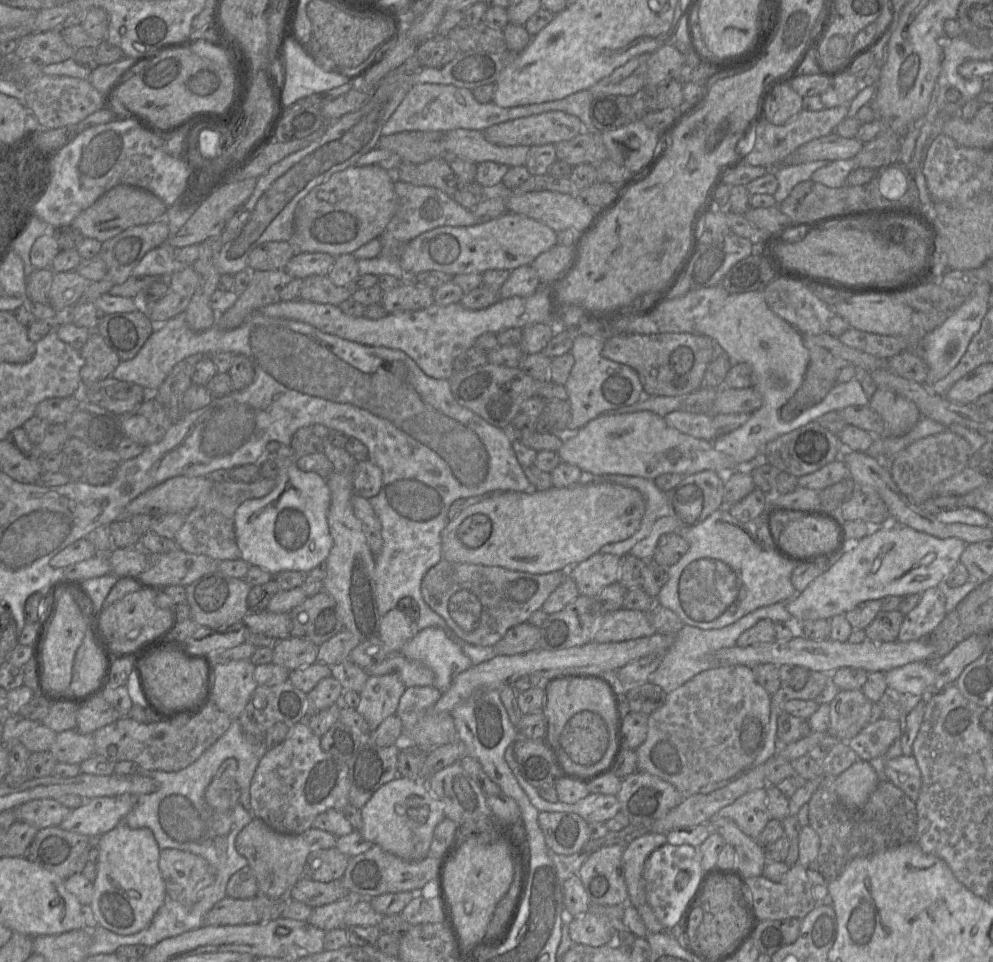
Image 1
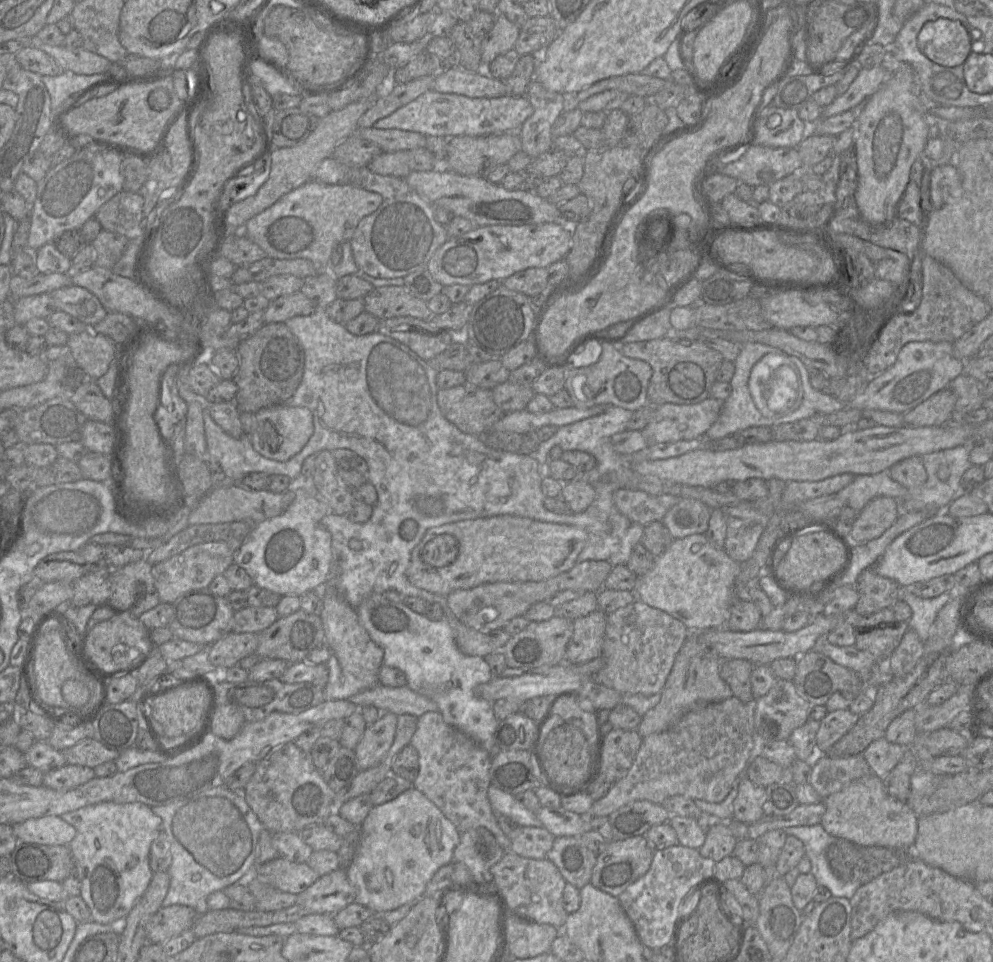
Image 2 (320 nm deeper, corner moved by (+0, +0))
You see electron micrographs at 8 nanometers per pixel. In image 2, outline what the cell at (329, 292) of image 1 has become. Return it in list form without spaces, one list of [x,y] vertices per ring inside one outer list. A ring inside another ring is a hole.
[[[298,291],[269,302],[264,312],[264,323],[285,322],[295,316],[310,315],[315,310],[317,310],[316,303]]]

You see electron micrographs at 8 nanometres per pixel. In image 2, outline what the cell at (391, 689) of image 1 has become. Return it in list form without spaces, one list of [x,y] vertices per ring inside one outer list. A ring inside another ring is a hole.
[[[384,712],[379,719],[367,726],[354,749],[358,771],[377,766],[386,756],[393,744],[397,725],[397,716]]]

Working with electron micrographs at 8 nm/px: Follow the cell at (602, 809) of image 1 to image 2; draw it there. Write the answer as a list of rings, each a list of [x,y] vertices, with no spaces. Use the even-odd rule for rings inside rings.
[[[540,807],[534,812],[546,830],[554,837],[578,836],[589,831],[589,820],[581,815],[558,808]]]

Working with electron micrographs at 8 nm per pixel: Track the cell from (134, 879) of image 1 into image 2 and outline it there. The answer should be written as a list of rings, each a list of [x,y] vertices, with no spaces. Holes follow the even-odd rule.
[[[101,802],[64,813],[60,817],[76,829],[76,836],[68,844],[68,848],[76,862],[76,878],[81,882],[80,896],[90,910],[91,919],[100,924],[120,923],[151,882],[153,872],[149,864],[150,848],[162,832],[161,818],[153,813],[151,807],[141,802]]]

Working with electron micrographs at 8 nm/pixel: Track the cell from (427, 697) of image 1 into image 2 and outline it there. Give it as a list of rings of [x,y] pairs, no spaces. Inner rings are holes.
[[[426,712],[418,717],[417,729],[410,745],[417,750],[419,756],[419,772],[412,782],[412,787],[432,801],[460,833],[480,827],[486,828],[505,851],[510,850],[510,839],[500,829],[488,799],[489,770],[493,754],[487,752],[464,732],[447,724],[440,712]]]

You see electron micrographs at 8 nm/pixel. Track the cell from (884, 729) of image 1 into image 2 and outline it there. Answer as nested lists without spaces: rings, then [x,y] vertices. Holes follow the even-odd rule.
[[[886,738],[872,742],[863,752],[873,774],[884,779],[902,760],[906,747],[890,743]]]

